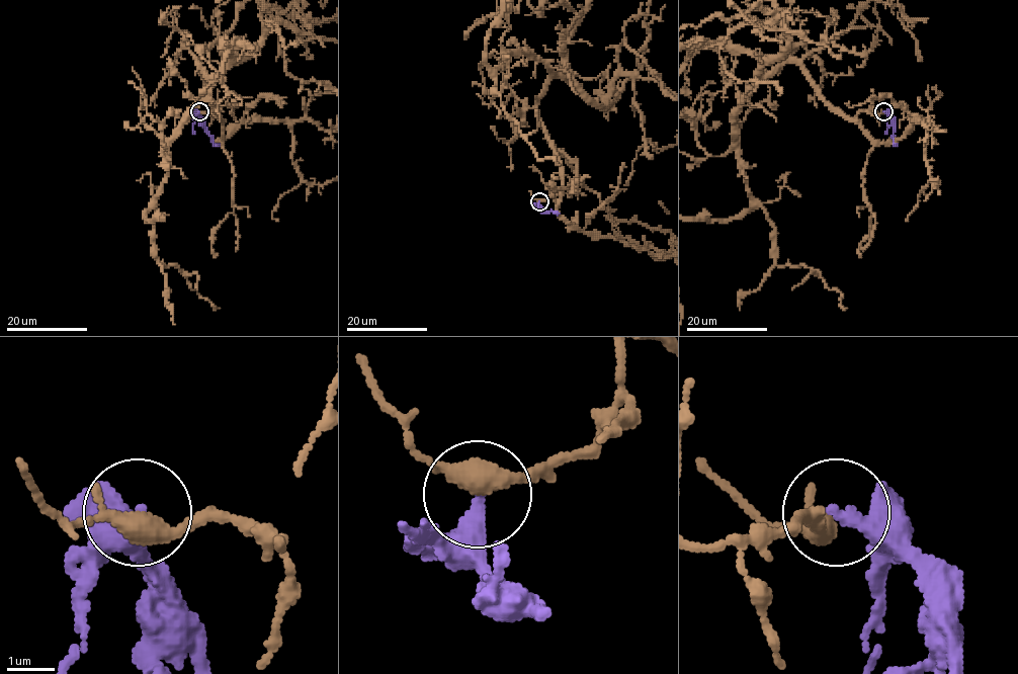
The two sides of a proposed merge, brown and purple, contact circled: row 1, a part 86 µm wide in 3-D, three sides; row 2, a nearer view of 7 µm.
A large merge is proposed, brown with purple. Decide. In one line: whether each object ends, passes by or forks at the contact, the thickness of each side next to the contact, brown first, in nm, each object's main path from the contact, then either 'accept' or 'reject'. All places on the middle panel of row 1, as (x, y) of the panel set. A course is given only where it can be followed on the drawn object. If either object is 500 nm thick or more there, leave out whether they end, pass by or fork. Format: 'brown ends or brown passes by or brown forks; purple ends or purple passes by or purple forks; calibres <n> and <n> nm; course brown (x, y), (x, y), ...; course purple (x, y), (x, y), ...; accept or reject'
brown forks; purple ends; calibres 340 and 360 nm; course brown (539, 201), (549, 196), (560, 158), (536, 104), (554, 77), (572, 81); course purple (539, 201), (539, 207), (544, 212), (559, 214); reject

